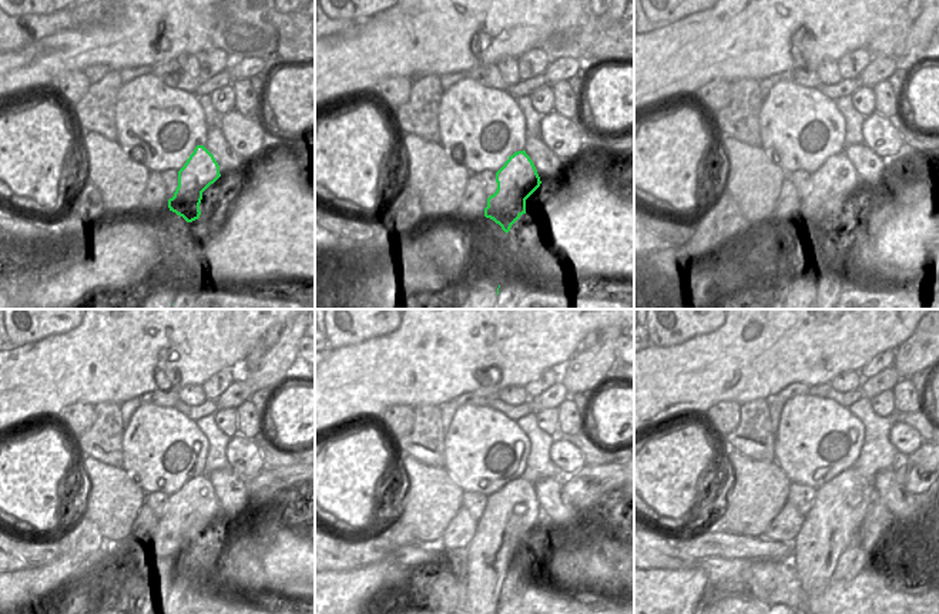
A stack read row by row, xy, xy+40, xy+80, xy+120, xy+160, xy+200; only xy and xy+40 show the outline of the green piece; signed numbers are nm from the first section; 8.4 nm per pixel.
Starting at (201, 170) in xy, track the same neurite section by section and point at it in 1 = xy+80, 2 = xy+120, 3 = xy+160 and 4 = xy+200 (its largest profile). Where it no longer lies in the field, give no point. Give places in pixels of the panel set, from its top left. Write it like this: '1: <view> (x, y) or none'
1: xy+80 (834, 184)
2: xy+120 (194, 509)
3: xy+160 (512, 512)
4: xy+200 (825, 530)

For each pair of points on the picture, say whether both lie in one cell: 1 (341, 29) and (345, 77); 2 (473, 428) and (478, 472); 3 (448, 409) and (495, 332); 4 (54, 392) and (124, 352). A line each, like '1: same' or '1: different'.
1: different
2: same
3: different
4: same

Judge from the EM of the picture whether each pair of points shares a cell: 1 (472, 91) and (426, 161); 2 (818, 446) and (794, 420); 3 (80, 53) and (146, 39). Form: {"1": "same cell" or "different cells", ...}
{"1": "different cells", "2": "same cell", "3": "same cell"}

